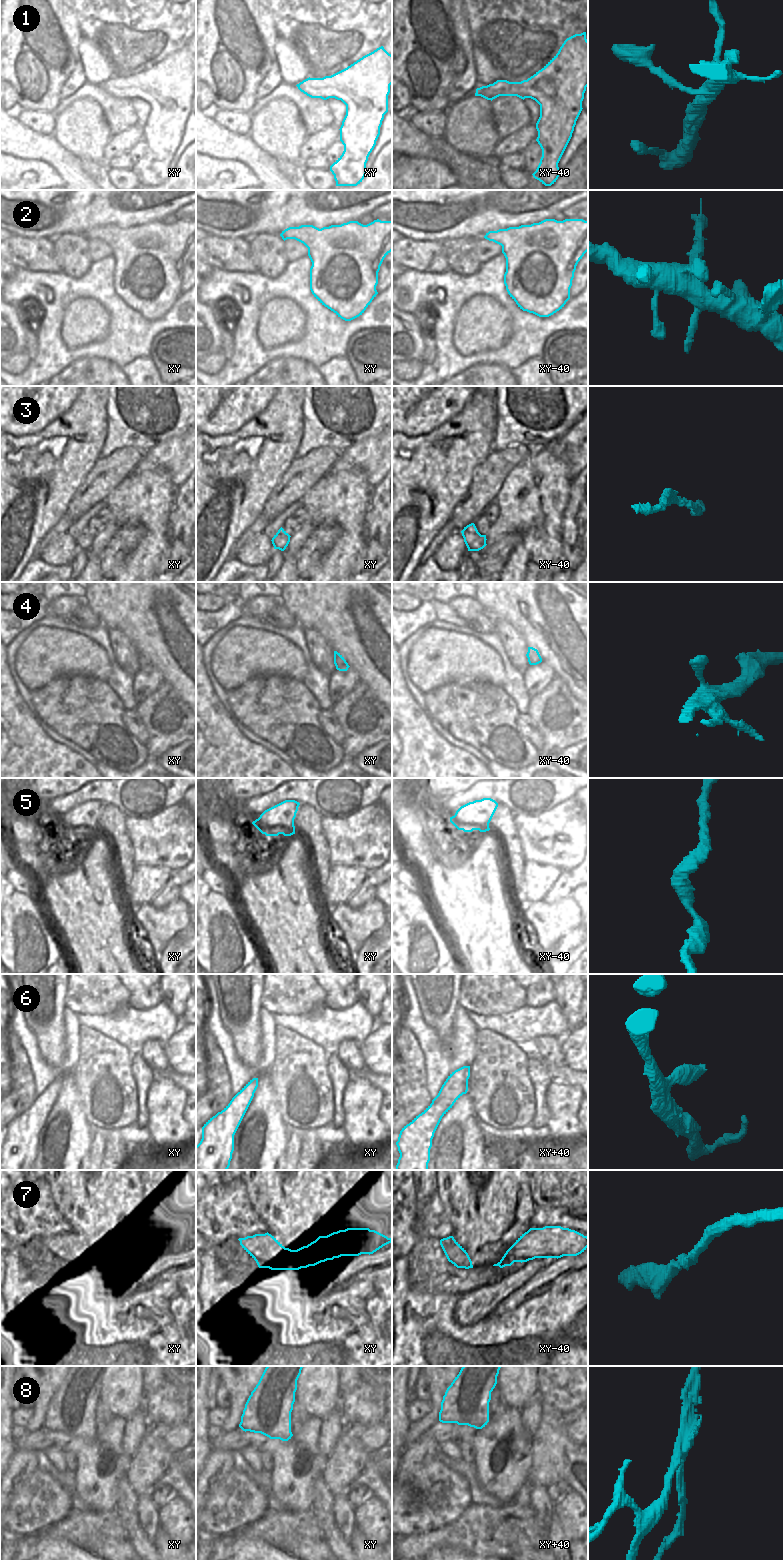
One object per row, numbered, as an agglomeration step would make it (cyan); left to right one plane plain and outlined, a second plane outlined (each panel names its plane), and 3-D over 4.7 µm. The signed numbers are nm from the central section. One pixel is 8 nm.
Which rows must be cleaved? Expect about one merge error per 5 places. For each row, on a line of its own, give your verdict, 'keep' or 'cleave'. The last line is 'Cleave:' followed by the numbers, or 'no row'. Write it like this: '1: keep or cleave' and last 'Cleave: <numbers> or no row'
1: keep
2: keep
3: keep
4: keep
5: keep
6: keep
7: keep
8: cleave
Cleave: 8

